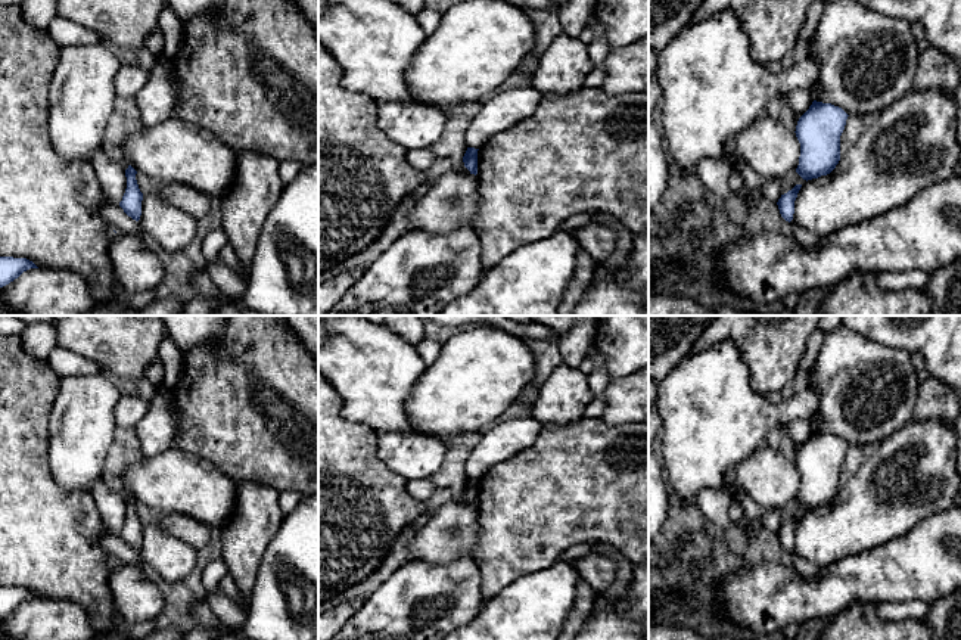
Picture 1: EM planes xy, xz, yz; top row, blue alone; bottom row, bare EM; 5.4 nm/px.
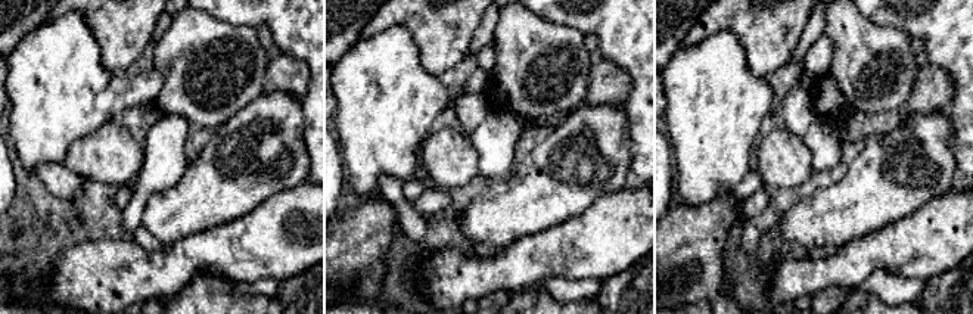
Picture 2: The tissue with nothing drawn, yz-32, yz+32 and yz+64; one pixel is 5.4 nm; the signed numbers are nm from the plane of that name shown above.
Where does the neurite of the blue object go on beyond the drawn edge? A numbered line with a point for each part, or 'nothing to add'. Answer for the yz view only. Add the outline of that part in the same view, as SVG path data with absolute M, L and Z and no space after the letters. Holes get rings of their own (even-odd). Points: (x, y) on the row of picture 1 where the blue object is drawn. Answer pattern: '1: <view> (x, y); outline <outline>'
nothing to add

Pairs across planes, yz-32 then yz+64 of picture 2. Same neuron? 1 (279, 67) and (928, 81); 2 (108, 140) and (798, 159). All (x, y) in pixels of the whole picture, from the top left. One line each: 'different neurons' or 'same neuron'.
1: same neuron
2: same neuron

